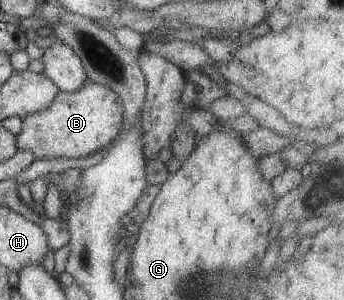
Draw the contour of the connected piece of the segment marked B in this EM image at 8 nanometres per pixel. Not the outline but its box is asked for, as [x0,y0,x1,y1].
[16,79,123,160]

